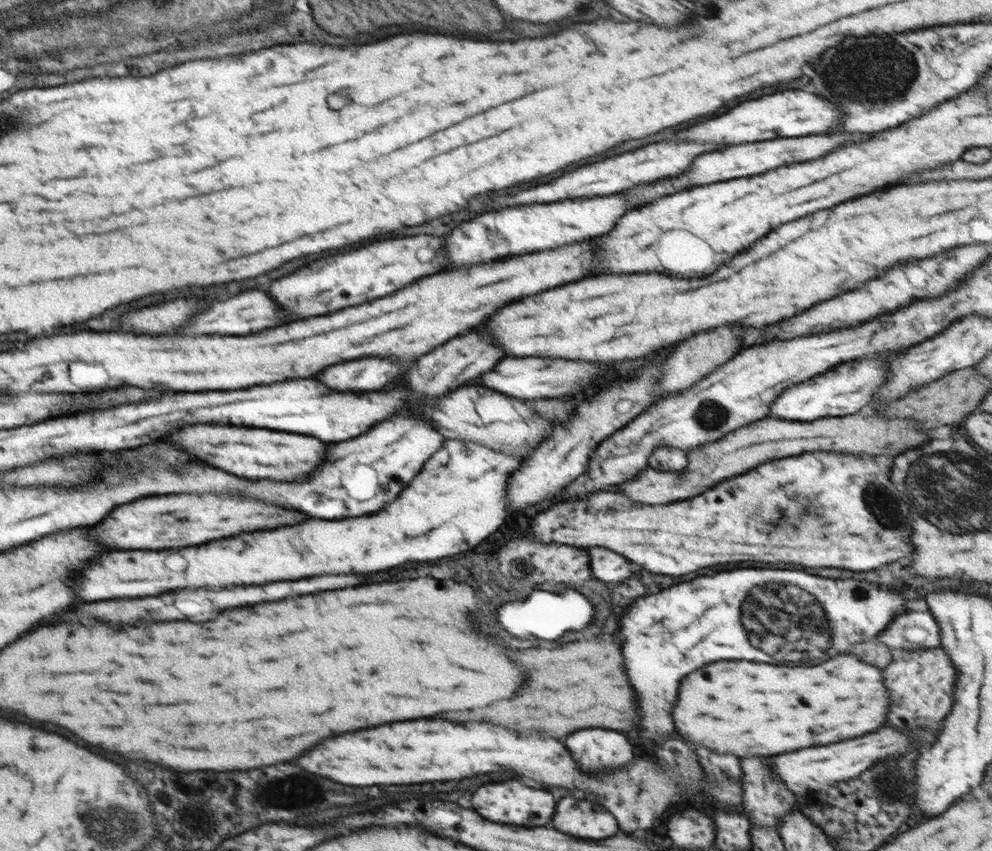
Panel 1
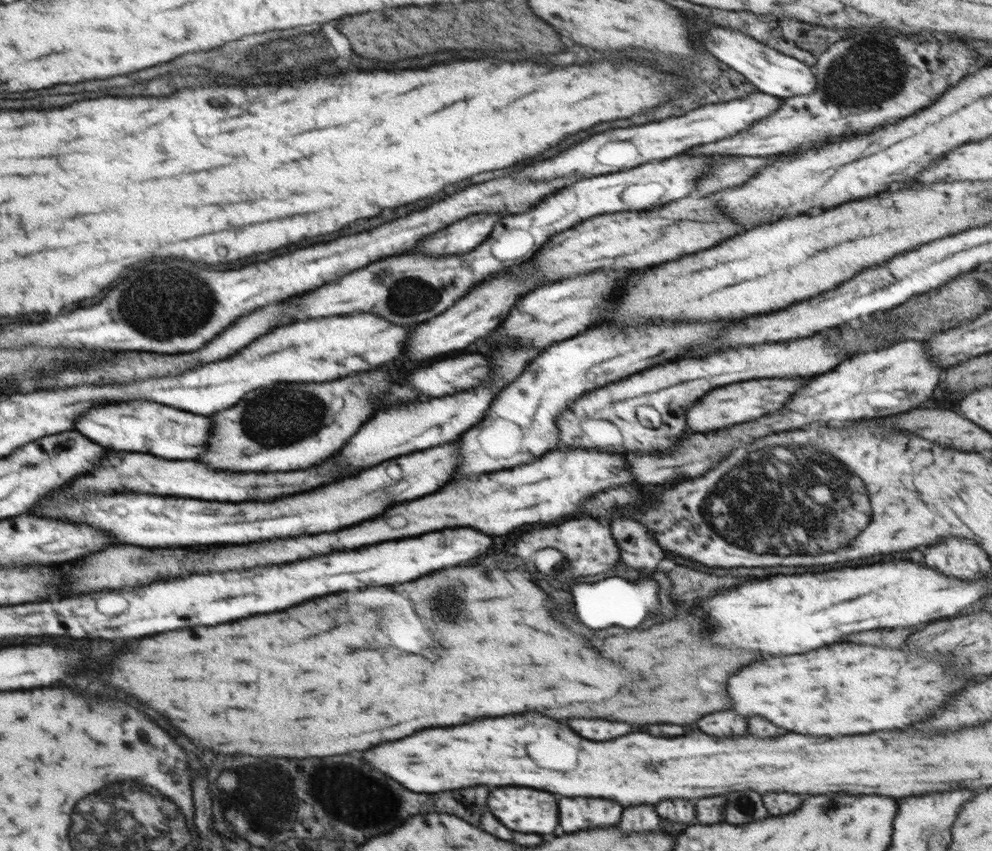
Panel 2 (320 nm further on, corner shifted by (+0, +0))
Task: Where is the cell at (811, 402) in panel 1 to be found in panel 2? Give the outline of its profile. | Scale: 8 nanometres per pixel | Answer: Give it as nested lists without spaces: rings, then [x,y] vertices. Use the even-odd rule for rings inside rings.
[[[760,378],[760,380],[748,380],[738,382],[722,388],[710,390],[704,398],[694,401],[686,411],[686,426],[692,432],[707,433],[716,429],[723,429],[732,425],[756,420],[760,416],[766,416],[768,412],[780,410],[790,396],[804,386],[804,378],[788,380],[788,378]]]

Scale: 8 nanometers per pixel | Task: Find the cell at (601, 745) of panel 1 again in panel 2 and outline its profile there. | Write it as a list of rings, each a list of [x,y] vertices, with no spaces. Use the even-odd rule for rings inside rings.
[[[570,718],[568,726],[588,738],[588,740],[610,740],[610,738],[618,738],[622,734],[632,732],[632,726],[626,722],[610,722],[610,720],[592,720],[592,718]]]

